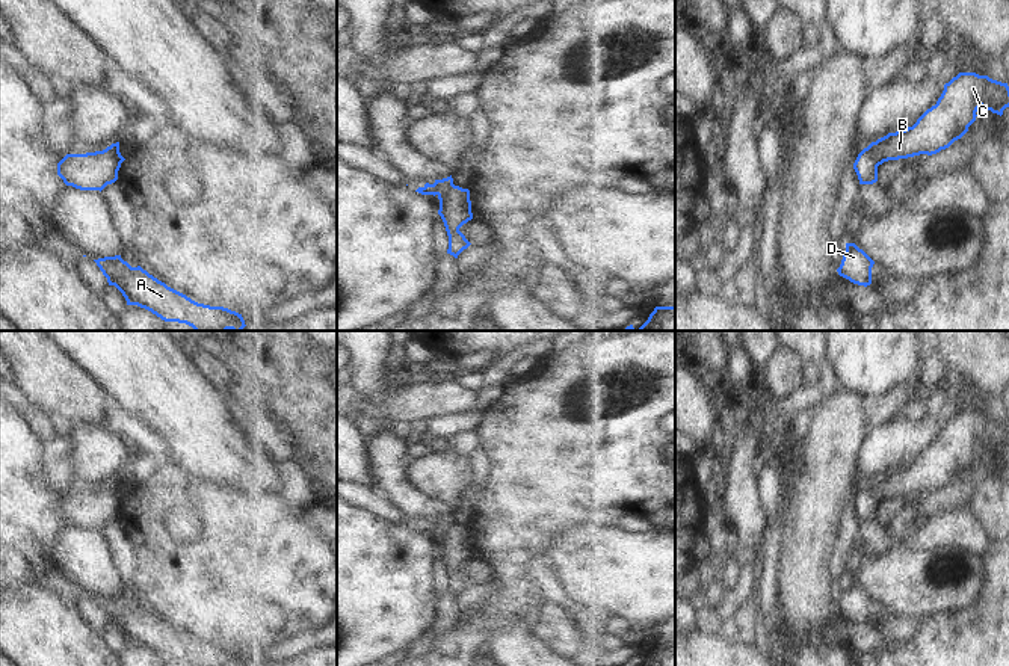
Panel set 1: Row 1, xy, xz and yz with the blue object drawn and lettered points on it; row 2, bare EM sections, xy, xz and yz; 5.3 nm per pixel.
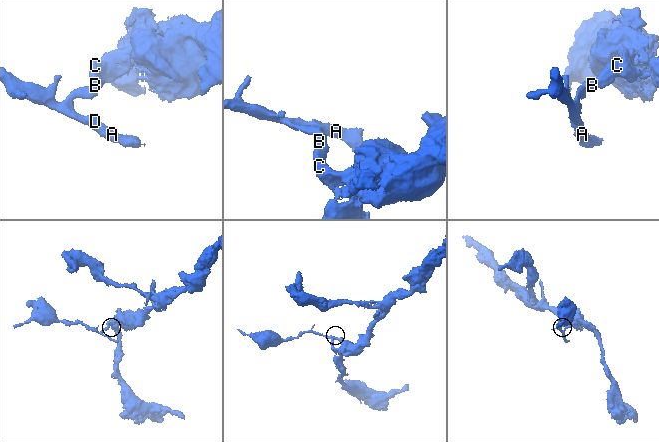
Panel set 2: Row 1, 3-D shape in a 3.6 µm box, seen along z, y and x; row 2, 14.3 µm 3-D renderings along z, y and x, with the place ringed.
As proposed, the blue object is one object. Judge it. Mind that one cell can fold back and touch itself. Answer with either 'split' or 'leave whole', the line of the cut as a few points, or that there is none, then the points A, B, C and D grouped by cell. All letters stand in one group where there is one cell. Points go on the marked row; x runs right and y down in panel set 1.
split | xy (106, 148), (121, 162) | A D / B C

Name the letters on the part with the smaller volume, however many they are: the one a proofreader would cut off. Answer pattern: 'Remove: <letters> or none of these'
Remove: A, D

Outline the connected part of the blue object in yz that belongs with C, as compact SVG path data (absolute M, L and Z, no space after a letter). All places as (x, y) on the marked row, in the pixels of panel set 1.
M959 72L944 85L936 104L912 127L888 133L872 142L867 150L878 166L888 160L936 154L968 131L980 106L1001 116L1009 107L1007 83L976 72Z

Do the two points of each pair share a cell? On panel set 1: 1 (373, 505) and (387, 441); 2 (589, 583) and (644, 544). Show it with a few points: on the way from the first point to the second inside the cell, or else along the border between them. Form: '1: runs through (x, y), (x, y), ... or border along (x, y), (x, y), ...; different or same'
1: border along (372, 487), (379, 494); different
2: runs through (603, 570), (618, 570), (630, 558); same

